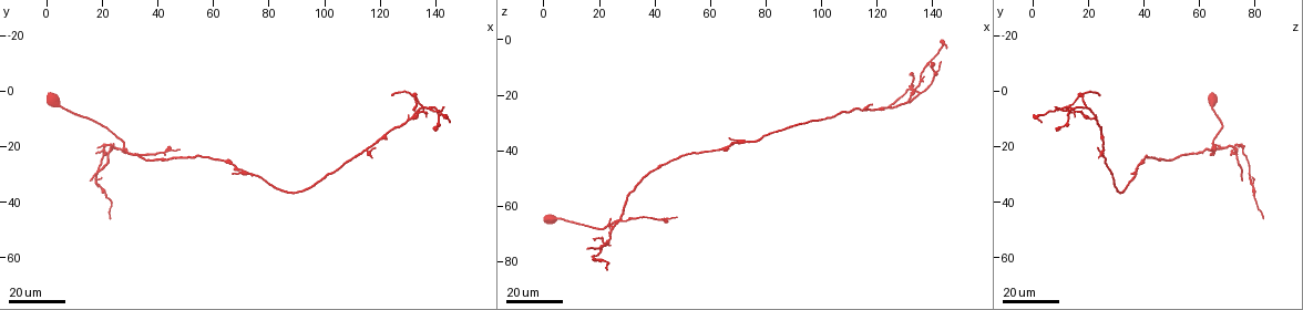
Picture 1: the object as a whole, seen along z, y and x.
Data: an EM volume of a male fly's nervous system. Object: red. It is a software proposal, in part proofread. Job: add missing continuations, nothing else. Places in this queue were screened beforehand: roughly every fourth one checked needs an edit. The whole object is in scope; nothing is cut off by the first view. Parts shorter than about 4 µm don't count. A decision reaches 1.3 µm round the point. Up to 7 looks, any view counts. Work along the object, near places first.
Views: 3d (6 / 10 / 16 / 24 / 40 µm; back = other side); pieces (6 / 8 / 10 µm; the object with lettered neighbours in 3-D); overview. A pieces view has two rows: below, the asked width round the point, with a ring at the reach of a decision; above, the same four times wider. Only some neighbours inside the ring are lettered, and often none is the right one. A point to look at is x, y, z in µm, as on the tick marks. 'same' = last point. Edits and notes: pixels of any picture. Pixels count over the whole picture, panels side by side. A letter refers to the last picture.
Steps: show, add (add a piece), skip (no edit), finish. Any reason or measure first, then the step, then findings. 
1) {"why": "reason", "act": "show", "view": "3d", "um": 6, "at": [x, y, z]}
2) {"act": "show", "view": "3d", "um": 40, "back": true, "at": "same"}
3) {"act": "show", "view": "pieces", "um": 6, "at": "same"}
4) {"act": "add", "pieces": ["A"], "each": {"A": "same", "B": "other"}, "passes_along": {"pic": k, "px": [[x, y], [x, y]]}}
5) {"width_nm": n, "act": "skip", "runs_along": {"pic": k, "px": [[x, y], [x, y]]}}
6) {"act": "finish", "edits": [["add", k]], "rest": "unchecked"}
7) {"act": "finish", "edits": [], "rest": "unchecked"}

{"why": "thin end", "act": "show", "view": "3d", "um": 24, "at": [16, 31, 75]}

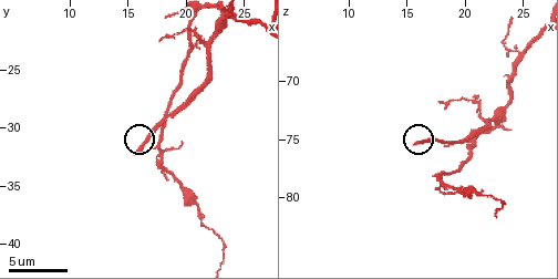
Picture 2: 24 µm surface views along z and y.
{"act": "show", "view": "pieces", "um": 6, "at": [15.8, 32.0, 75.4]}

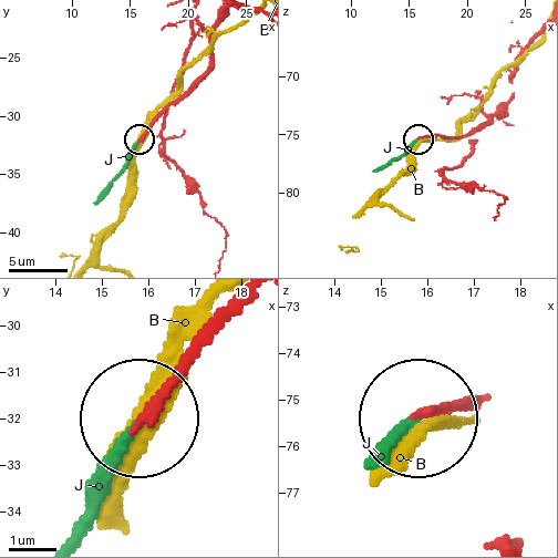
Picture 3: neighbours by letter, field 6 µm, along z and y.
{"act": "add", "pieces": ["J"], "each": {"B": "other", "J": "same"}, "passes_along": {"pic": 3, "px": [[234, 303], [134, 426], [79, 537]]}, "found": "the neuron continues"}

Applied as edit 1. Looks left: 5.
{"act": "show", "view": "overview"}

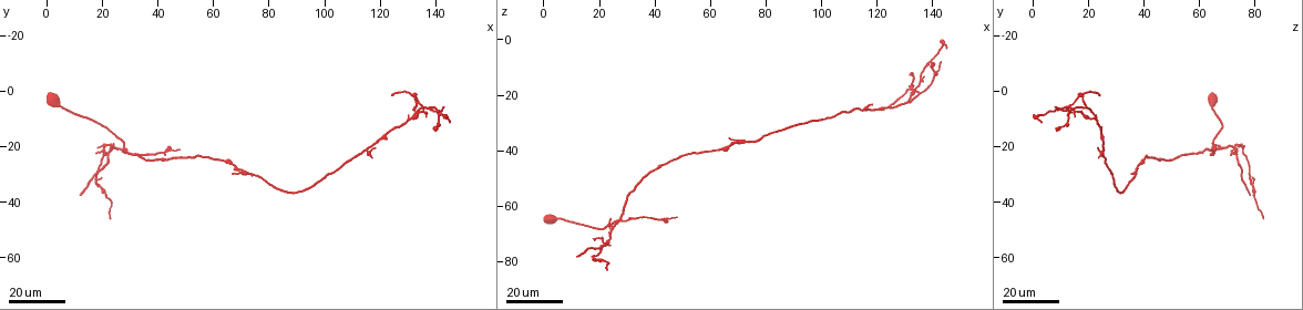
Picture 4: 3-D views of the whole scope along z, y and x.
{"why": "branch stops here", "act": "show", "view": "3d", "um": 16, "at": [125, 1, 24]}

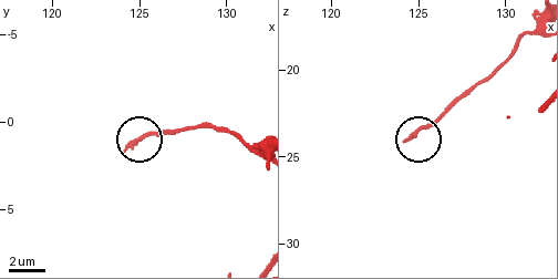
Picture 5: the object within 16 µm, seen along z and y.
{"act": "show", "view": "pieces", "um": 6, "at": [124.4, 1.6, 24.1]}

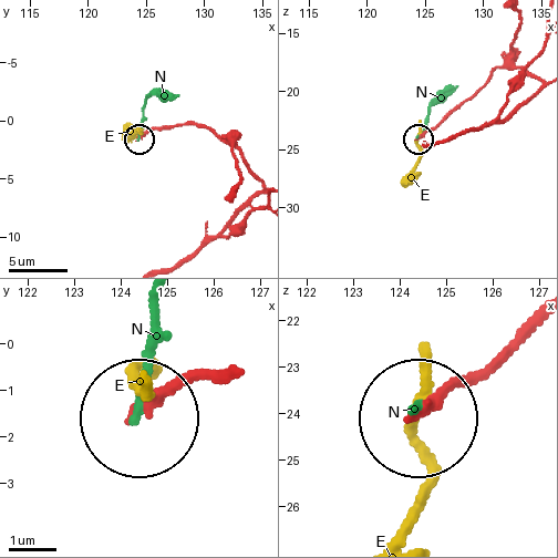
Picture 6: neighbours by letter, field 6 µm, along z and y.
{"width_nm": 210, "act": "skip", "each": {"E": "other", "N": "other"}, "runs_along": {"pic": 6, "px": [[260, 179], [213, 130], [184, 123], [141, 137]]}, "found": "none of them fits"}

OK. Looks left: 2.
{"why": "free end", "act": "show", "view": "3d", "um": 16, "at": [143, 5, 9]}

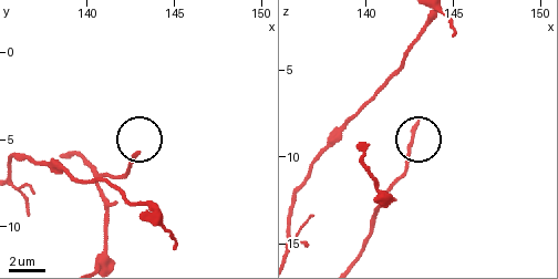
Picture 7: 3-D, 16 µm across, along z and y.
{"act": "show", "view": "pieces", "um": 8, "at": [142.8, 5.9, 8.2]}

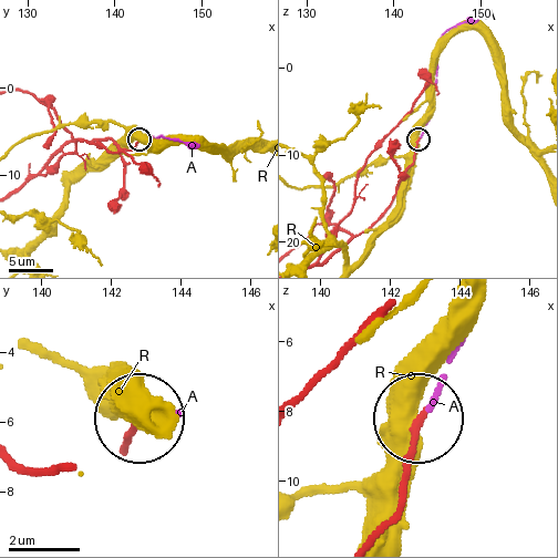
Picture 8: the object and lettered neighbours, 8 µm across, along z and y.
{"width_nm": 180, "act": "add", "pieces": ["A"], "each": {"A": "same", "R": "other"}, "found": "it goes on there"}

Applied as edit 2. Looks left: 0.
{"act": "finish", "edits": [["add", 3], ["add", 8]], "rest": "unchecked"}

